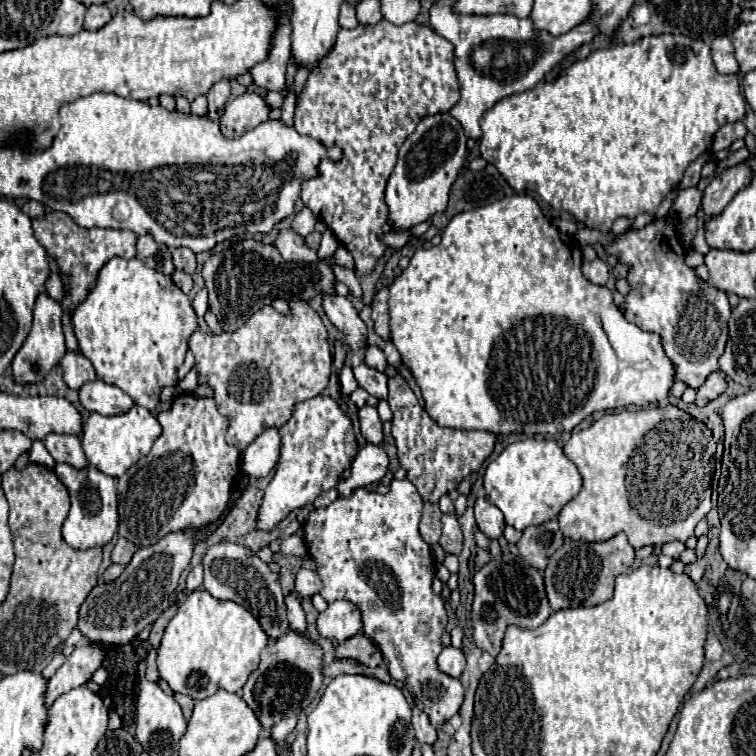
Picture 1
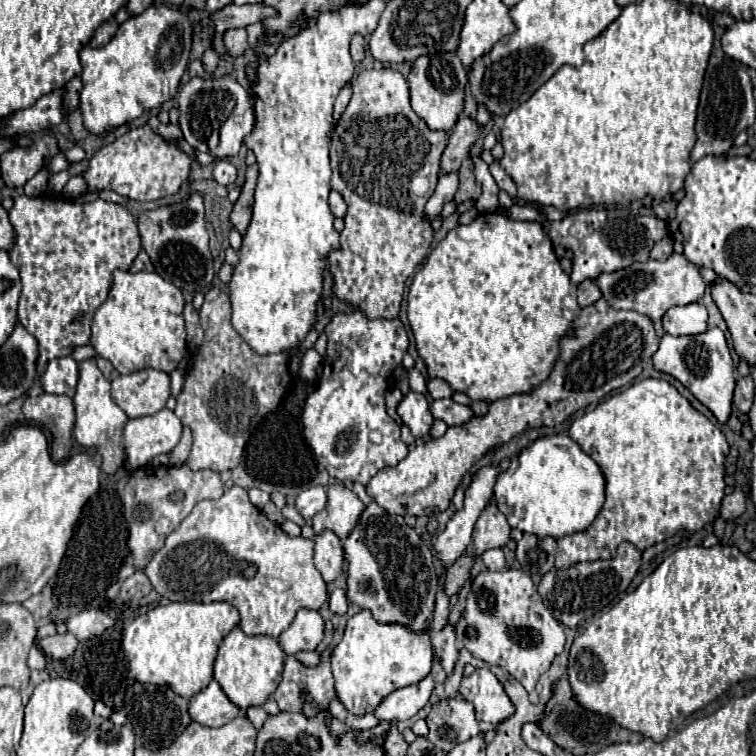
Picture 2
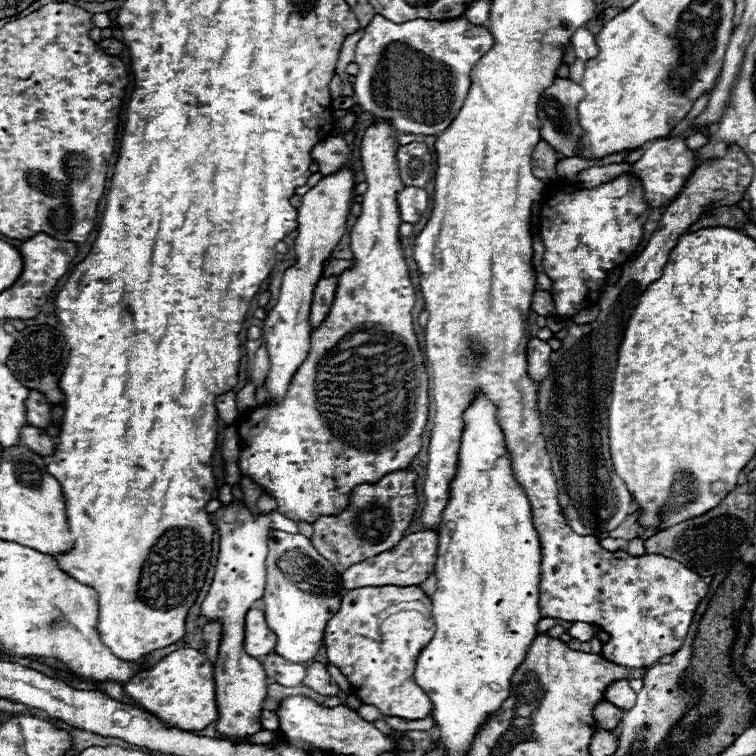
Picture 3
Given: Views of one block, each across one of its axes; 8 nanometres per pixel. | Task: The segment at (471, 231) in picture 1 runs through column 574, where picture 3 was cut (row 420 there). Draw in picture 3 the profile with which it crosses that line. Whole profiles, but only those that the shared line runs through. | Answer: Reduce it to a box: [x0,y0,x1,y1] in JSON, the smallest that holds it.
[238,122,428,524]

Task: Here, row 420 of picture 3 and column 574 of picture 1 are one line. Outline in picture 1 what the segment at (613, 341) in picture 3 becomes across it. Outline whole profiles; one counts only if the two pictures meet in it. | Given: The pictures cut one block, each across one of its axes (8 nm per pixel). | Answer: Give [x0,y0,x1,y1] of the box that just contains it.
[544,532,634,610]

